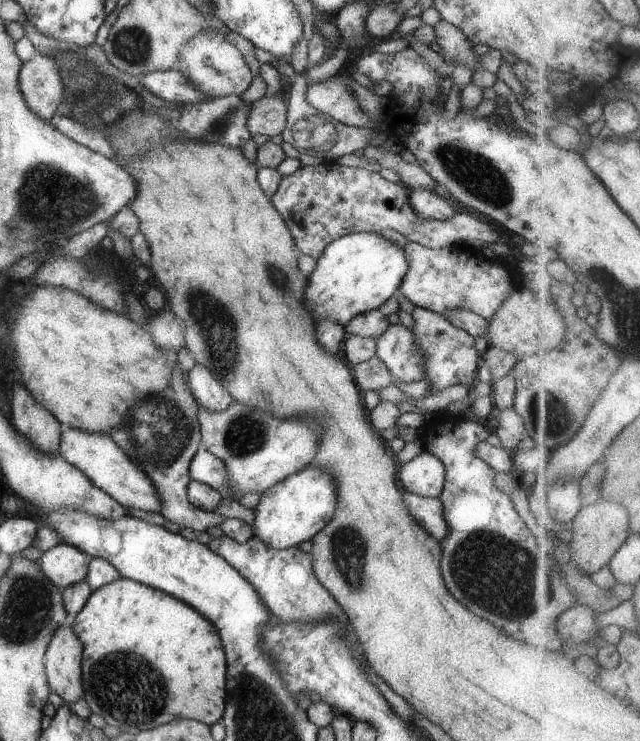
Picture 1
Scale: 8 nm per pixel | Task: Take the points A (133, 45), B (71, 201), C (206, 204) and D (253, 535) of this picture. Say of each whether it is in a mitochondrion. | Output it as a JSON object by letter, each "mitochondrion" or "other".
{"A":"mitochondrion","B":"mitochondrion","C":"other","D":"other"}

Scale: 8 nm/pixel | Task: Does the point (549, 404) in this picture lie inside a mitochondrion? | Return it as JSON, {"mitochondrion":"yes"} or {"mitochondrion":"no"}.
{"mitochondrion":"yes"}

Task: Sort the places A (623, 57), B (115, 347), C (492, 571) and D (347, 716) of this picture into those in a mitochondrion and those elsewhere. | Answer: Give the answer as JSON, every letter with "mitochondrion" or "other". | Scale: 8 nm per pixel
{"A":"other","B":"other","C":"mitochondrion","D":"other"}

